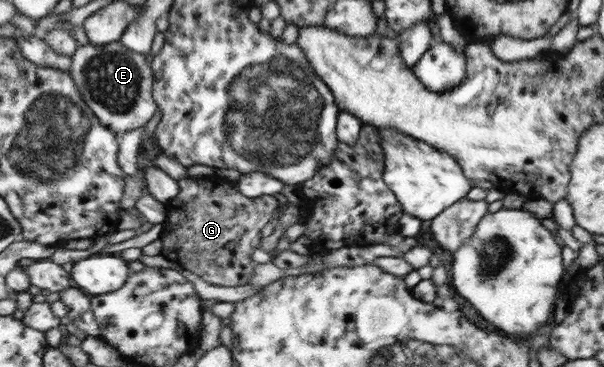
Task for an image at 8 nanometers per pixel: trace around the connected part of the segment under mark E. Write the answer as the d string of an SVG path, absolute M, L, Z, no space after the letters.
M119 41L109 45L81 46L73 57L72 76L87 103L105 125L123 135L145 127L157 115L160 107L154 94L156 75L147 54L133 51Z

